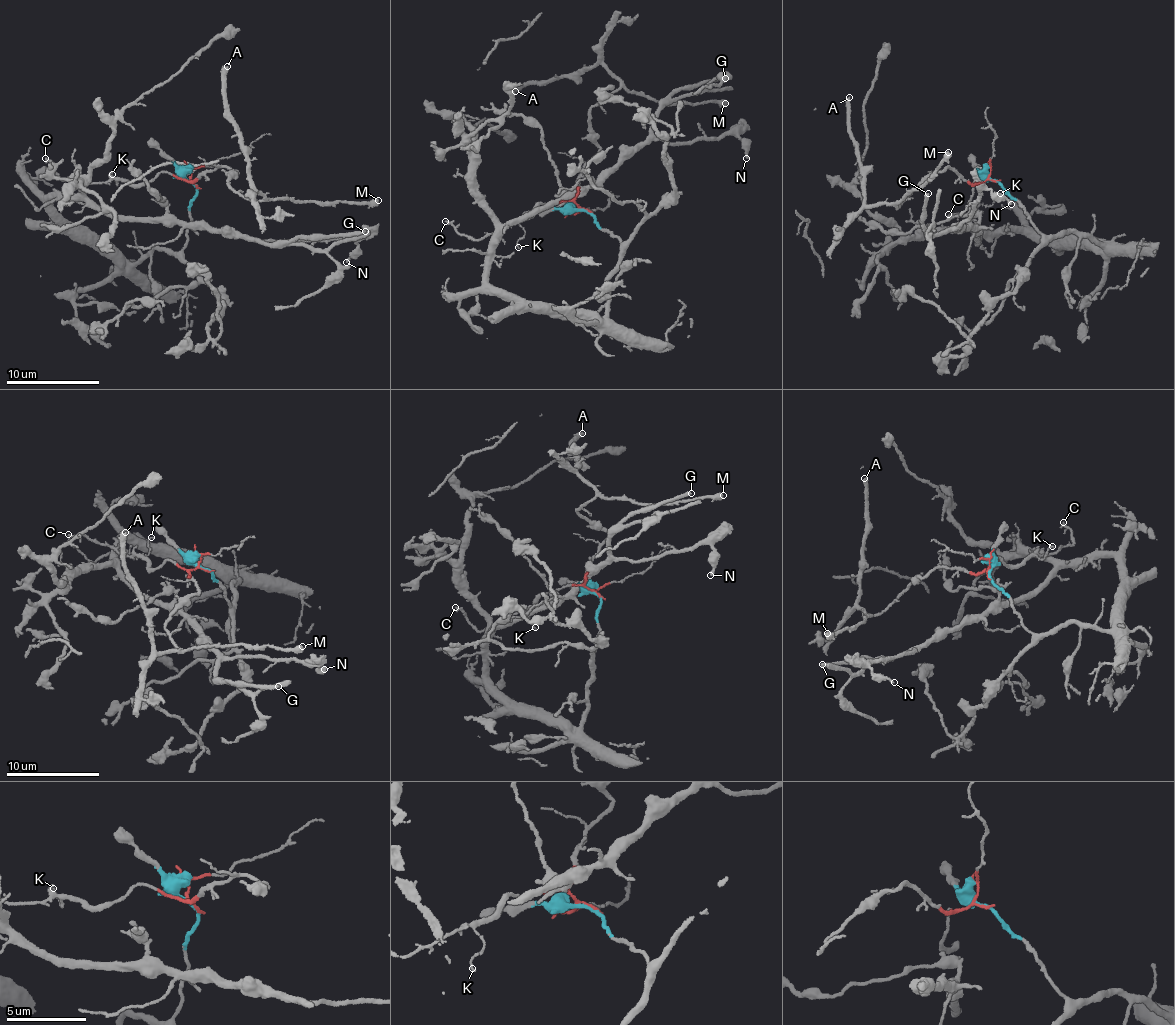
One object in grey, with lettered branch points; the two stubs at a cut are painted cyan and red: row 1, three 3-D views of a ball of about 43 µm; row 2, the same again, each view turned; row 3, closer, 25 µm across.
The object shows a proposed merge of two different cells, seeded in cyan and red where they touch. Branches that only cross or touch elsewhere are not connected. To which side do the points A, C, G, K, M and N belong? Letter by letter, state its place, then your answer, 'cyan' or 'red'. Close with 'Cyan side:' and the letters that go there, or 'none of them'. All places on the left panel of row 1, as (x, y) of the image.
A: place (227, 66); red
C: place (45, 158); red
G: place (365, 231); cyan
K: place (112, 174); red
M: place (378, 200); red
N: place (346, 262); cyan
Cyan side: G, N

